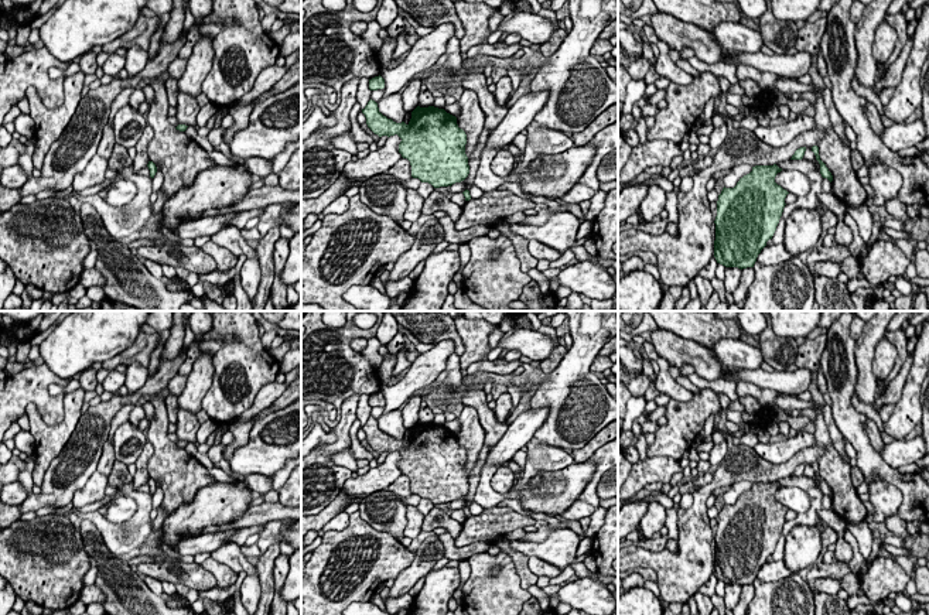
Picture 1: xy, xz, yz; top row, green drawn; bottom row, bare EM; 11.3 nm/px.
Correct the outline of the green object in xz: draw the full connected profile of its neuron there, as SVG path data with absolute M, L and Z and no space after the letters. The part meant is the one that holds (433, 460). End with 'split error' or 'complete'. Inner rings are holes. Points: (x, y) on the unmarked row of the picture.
M370 416L362 430L368 444L379 454L397 451L402 455L399 469L410 478L413 495L440 505L468 493L467 451L458 444L457 434L444 426L417 423L406 441L383 433Z; complete

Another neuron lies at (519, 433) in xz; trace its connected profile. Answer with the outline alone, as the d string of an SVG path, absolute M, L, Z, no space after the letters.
M549 407L529 409L508 424L508 430L498 444L489 450L488 465L501 467L513 459L513 455L526 447L534 437L534 433L543 426L550 413Z

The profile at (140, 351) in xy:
M140 332L134 344L119 355L102 363L102 368L106 370L115 370L117 365L129 366L133 362L139 362L144 368L150 363L150 356L153 351L160 344L160 334L144 334Z

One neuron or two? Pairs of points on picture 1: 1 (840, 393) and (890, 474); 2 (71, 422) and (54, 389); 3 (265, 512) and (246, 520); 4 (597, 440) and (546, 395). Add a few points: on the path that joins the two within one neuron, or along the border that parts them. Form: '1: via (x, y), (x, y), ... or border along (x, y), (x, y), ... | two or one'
1: via (844, 414), (868, 455) | one
2: border along (81, 388), (65, 393) | two
3: via (260, 513), (250, 518) | one
4: border along (603, 427), (584, 446), (573, 450) | two

